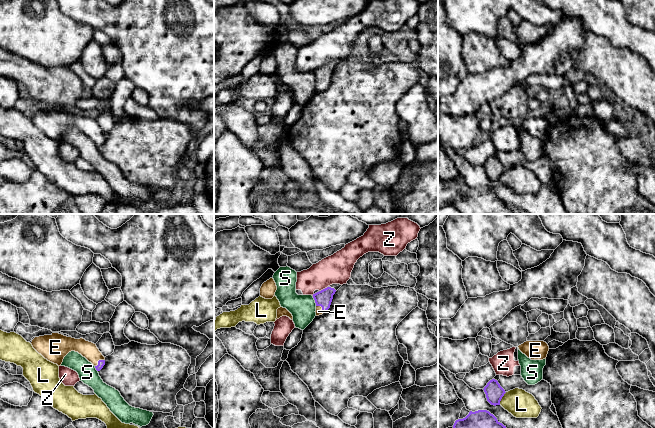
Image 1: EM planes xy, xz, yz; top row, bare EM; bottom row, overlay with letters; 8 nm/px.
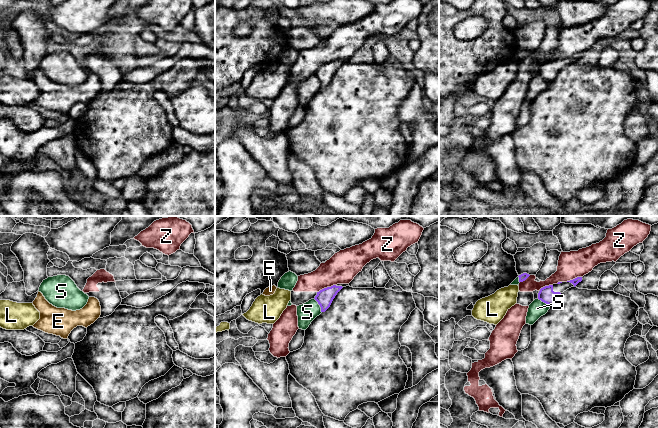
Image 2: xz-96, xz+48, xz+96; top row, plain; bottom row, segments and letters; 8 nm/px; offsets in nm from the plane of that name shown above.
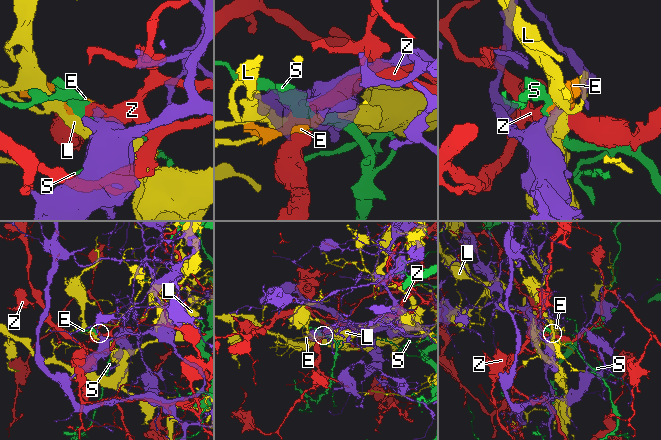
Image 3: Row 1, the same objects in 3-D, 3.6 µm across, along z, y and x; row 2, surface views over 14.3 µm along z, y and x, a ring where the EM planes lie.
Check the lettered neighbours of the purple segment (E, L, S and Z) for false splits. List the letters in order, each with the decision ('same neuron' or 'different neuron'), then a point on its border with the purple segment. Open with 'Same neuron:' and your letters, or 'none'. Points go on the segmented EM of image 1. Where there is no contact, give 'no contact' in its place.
Same neuron: E
E: same neuron | xy (98, 361)
L: different neuron | yz (501, 398)
S: different neuron | xz (315, 301)
Z: different neuron | xz (323, 289)

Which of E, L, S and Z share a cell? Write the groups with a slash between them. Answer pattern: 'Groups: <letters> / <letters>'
Groups: E / L / S / Z

